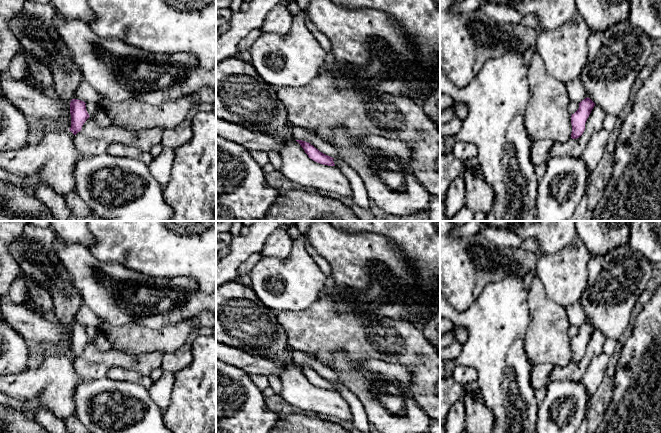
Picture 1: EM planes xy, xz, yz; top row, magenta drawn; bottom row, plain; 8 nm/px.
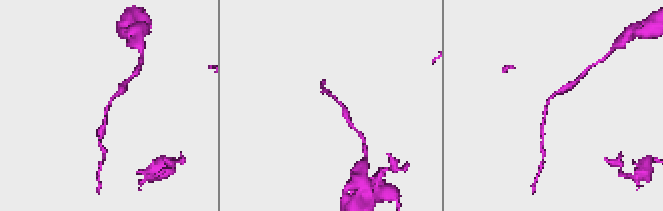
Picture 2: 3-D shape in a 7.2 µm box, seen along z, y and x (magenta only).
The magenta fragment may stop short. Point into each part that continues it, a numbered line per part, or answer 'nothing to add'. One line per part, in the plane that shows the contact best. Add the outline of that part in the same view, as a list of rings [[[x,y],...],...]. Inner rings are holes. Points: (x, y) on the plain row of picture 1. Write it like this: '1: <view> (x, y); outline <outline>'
nothing to add

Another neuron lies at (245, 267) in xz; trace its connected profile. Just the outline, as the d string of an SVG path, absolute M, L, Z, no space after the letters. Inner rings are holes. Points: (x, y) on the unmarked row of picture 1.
M253 253L245 261L243 261L237 269L237 278L244 275L249 275L255 264L261 260L263 255L261 253Z

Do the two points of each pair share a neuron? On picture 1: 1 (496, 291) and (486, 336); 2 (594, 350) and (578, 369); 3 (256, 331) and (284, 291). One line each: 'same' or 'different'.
1: same
2: same
3: different

